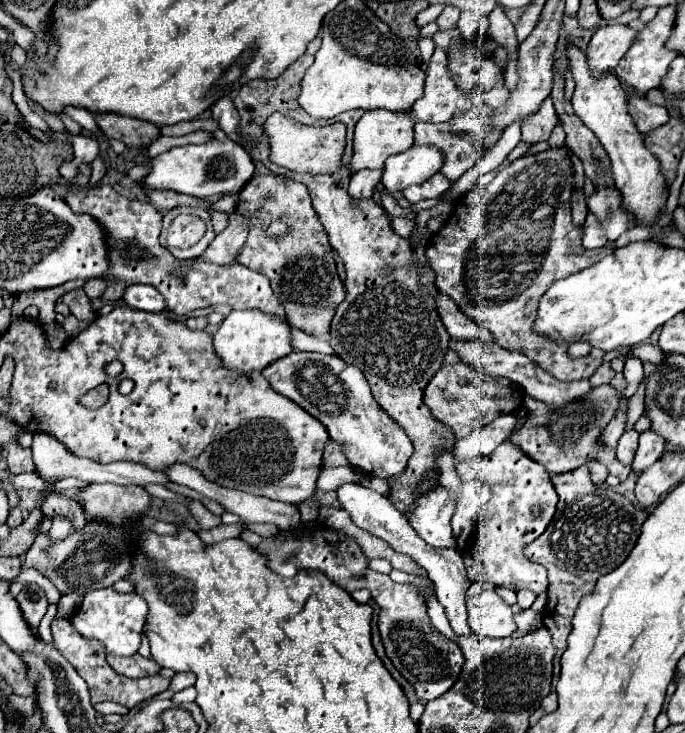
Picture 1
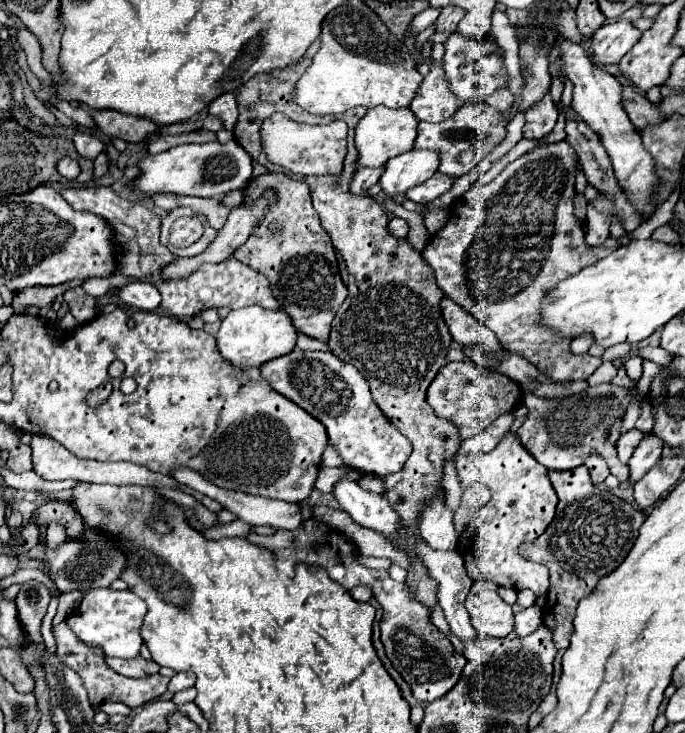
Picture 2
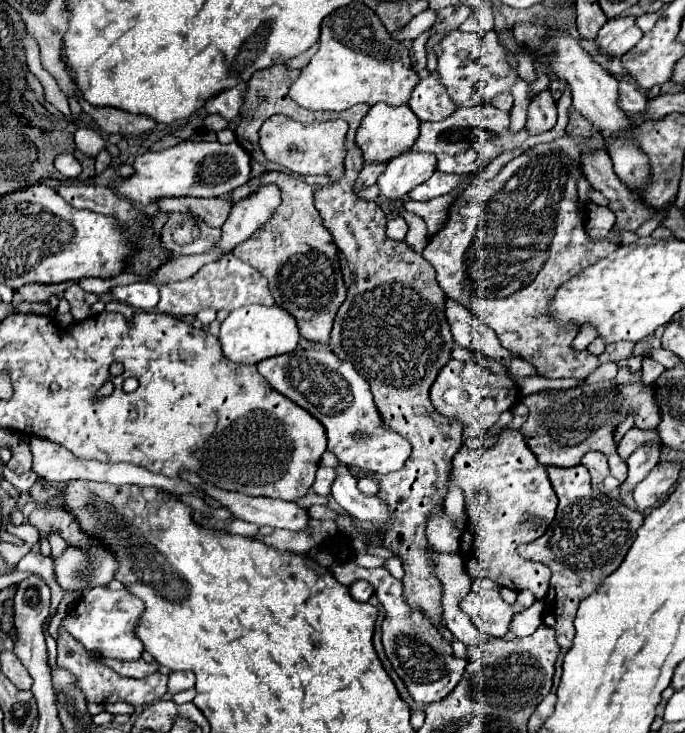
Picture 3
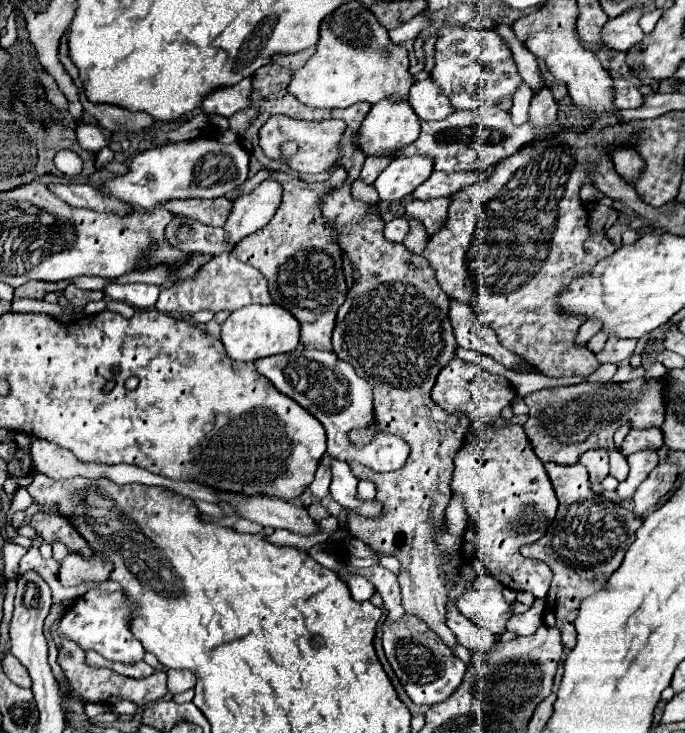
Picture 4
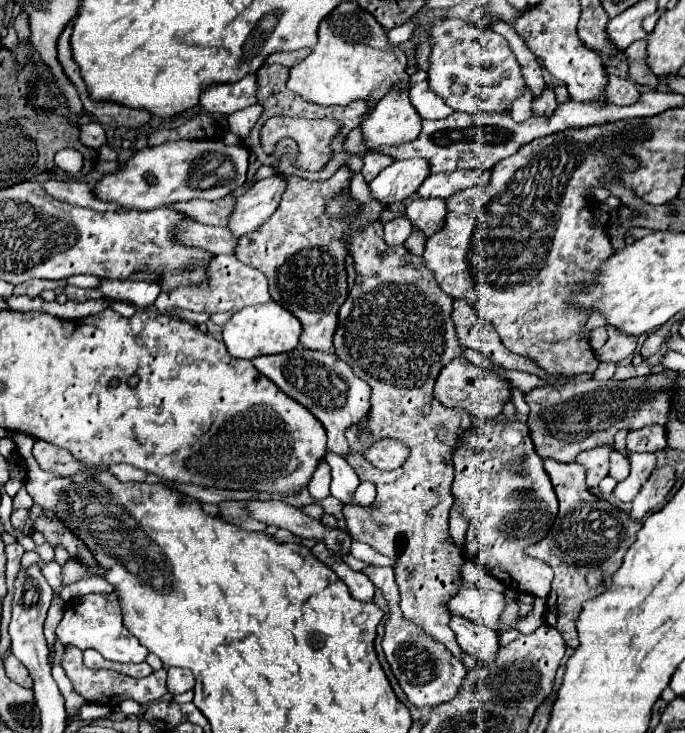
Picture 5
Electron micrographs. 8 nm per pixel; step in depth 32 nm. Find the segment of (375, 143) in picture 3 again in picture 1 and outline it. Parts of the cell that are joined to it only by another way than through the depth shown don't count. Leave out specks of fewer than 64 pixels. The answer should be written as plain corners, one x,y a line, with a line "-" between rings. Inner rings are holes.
384,108
368,110
356,124
352,172
364,168
384,168
388,156
410,150
414,144
414,120
410,112
390,112

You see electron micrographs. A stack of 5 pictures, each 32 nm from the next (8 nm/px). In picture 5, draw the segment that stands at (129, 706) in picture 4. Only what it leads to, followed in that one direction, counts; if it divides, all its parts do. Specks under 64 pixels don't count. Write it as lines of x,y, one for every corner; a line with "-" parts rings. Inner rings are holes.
124,700
124,702
118,704
114,710
116,710
116,712
124,712
124,714
128,714
128,716
140,716
142,710
144,710
144,706
138,704
136,700

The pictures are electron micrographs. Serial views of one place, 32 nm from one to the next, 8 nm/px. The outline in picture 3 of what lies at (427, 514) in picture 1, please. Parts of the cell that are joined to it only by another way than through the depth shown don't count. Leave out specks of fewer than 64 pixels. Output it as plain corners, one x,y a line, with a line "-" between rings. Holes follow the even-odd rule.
444,510
438,512
436,516
430,516
428,540
430,540
432,548
438,552
458,552
460,536
458,536
458,532
454,532
452,522

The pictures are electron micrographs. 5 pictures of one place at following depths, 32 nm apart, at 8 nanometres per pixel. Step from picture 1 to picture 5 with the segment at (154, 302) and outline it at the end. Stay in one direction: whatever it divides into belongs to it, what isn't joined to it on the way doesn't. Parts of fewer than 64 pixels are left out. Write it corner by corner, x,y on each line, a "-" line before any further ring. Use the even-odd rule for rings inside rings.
100,278
100,284
96,288
104,298
110,300
122,300
134,306
152,306
156,296
160,294
160,288
156,284
148,282
130,282
130,280
112,280
112,278

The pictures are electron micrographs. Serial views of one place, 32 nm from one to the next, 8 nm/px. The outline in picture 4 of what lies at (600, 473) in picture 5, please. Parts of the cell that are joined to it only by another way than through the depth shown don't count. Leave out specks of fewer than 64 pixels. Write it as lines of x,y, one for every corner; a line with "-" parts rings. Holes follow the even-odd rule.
606,448
588,450
588,452
584,452
584,454
580,456
578,462
588,468
590,486
600,484
600,482
608,476
608,450
606,450

